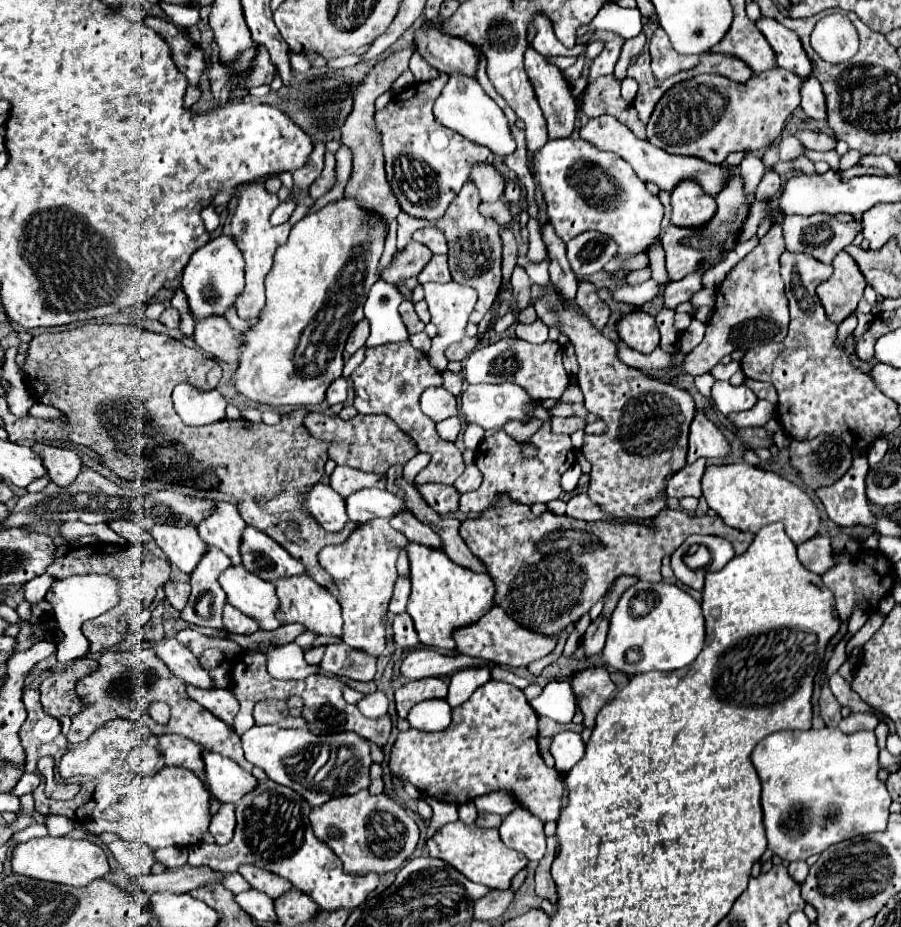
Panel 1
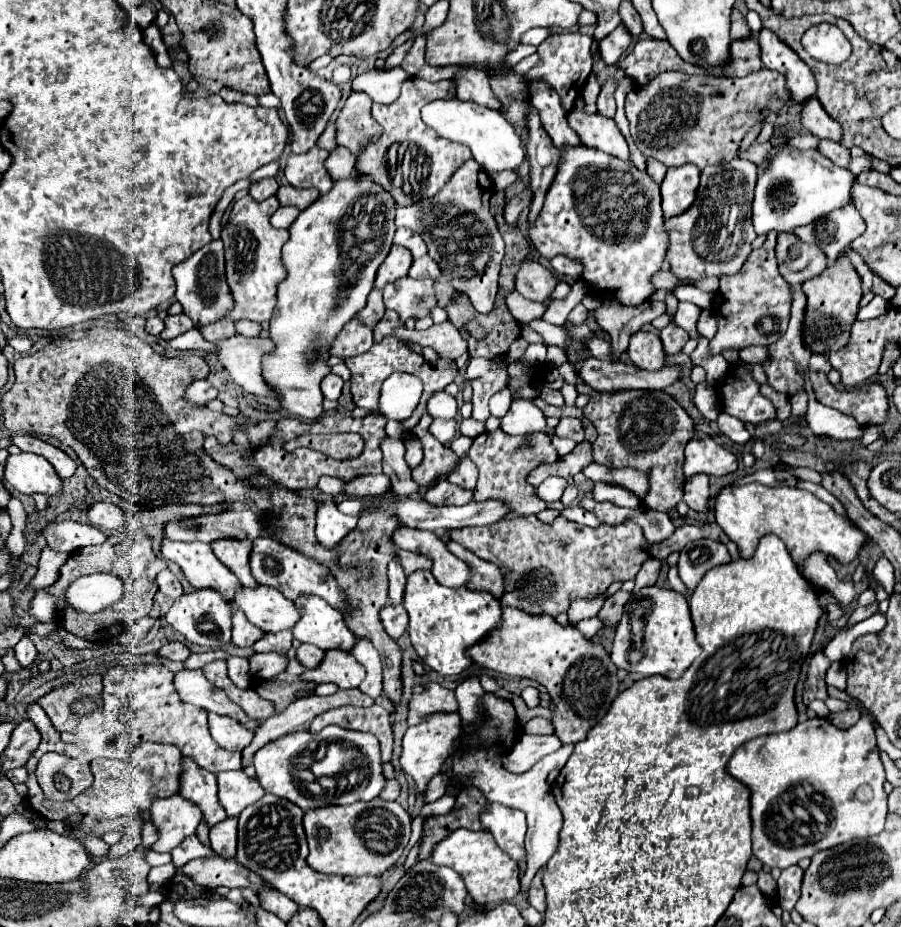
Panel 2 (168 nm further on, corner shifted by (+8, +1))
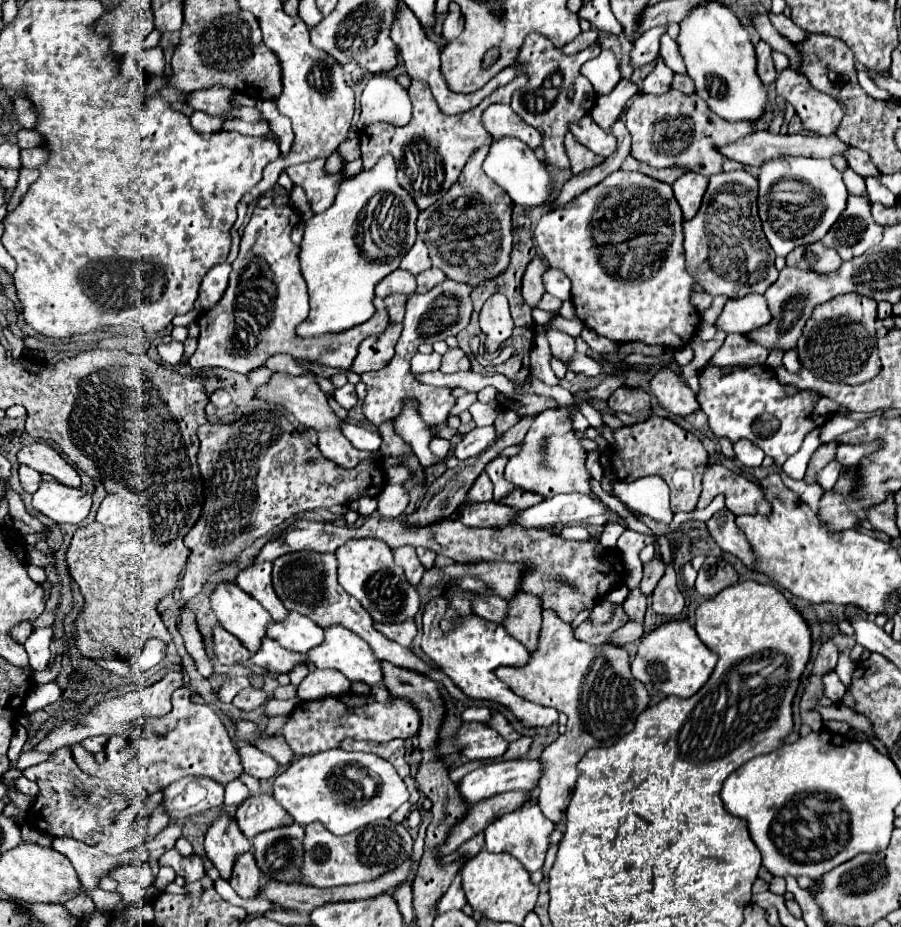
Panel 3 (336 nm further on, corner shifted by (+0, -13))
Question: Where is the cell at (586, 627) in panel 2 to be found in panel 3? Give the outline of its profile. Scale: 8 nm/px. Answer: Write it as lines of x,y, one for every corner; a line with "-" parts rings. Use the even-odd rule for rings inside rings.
629,620
623,628
619,628
619,632
613,634
613,638
615,638
613,644
625,646
625,644
629,644
629,642
639,640
639,638
643,636
643,632
645,632
645,628
643,628
641,622
633,622
633,620

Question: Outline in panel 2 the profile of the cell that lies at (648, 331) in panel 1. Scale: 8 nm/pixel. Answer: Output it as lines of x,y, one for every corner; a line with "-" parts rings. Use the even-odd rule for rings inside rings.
635,332
629,338
629,348
627,348
629,358
633,360
635,366
645,368
645,370
657,370
663,366
663,346
657,334
649,334
649,332

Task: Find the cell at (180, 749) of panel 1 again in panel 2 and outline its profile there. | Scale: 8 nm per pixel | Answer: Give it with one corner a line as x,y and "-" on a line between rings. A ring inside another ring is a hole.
181,756
181,766
183,766
183,770
179,772
179,792
187,800
191,800
199,806
199,810
203,812
203,820
209,826
225,820
227,814
217,798
215,776
211,772
203,770
201,766
195,766
195,762
191,762
191,758

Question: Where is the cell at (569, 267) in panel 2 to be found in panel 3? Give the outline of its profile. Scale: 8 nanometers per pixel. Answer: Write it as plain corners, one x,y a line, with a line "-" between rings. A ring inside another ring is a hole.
547,268
545,274
543,274
543,284
545,284
545,290
551,294
551,296
557,296
559,300
569,300
569,288
571,288
571,282
569,278
559,272
557,268

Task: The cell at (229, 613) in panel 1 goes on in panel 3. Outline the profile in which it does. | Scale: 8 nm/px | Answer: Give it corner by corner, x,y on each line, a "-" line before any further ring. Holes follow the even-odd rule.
265,638
259,652
255,652
251,656
251,662
257,666
267,668
273,674
287,674
291,672
295,666
299,664
307,664
307,656
299,654
299,652
291,652
285,650
279,642

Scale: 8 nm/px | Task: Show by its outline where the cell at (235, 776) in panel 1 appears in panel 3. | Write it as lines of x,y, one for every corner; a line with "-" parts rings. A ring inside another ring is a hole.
251,796
237,808
237,824
251,840
259,832
293,824
287,810
273,796

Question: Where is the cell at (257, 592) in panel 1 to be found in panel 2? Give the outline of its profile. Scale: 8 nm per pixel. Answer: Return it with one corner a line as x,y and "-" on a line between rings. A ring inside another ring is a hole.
263,584
255,588
243,586
243,590
235,594
233,606
243,610
247,620
259,626
263,632
293,628
293,624
299,620
299,612
295,610
293,602
285,598
279,590

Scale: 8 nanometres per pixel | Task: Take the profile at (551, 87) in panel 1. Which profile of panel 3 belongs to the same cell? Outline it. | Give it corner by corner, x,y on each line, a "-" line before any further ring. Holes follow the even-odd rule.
571,134
565,136
565,148
567,148
567,156
569,156
569,162
571,162
573,174
581,174
585,170
591,170
605,160
605,156
593,154
589,148
581,146

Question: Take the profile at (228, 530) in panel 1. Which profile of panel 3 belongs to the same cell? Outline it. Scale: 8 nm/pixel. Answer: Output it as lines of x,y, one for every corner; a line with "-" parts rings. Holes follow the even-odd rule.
271,562
253,564
251,568
243,570
237,576
237,586
241,590
245,590
249,596
253,596
273,616
273,620
279,622
279,620
285,620
289,610
275,596
275,590
273,590
273,584
271,584
271,570
273,570

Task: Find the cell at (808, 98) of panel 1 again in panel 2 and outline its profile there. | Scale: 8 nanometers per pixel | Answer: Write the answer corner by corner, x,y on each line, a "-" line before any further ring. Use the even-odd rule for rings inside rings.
809,98
807,102
803,102
801,126
819,138
829,138
835,142
839,142
841,138
841,126
823,110
817,98

